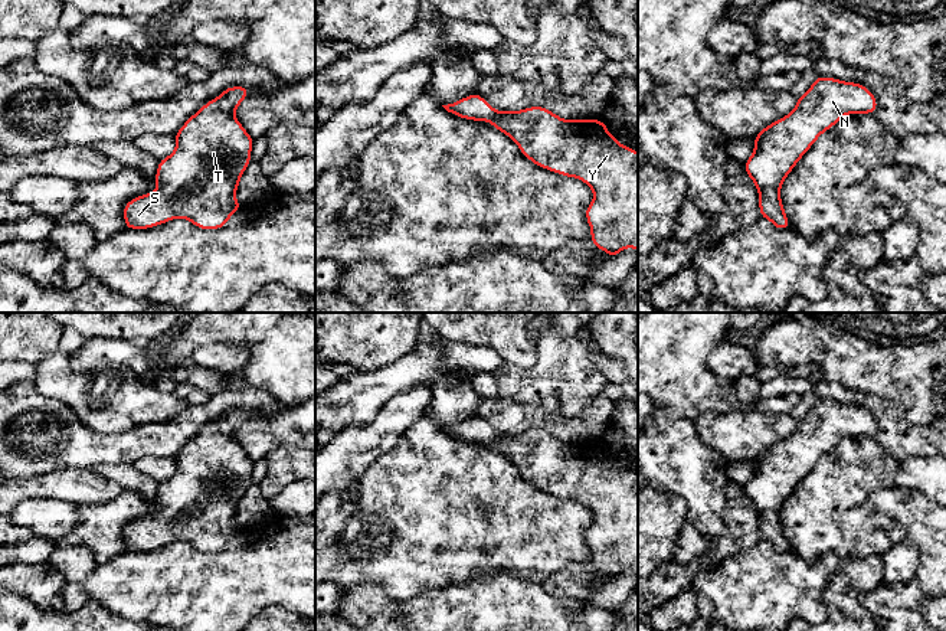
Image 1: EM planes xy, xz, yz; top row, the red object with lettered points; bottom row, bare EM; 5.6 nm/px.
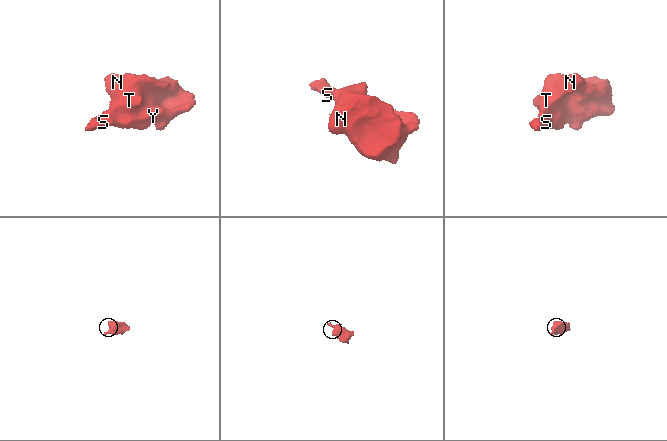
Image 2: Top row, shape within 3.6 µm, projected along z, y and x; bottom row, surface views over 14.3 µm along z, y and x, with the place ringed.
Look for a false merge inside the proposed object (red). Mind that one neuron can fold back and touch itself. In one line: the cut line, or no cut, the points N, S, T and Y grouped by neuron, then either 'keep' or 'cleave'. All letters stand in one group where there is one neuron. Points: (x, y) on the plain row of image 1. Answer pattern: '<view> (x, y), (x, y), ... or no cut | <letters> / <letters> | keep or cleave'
no cut | N S T Y | keep

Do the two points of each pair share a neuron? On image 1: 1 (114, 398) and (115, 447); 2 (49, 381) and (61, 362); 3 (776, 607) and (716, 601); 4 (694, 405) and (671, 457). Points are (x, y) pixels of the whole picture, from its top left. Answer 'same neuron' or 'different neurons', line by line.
1: different neurons
2: same neuron
3: same neuron
4: different neurons

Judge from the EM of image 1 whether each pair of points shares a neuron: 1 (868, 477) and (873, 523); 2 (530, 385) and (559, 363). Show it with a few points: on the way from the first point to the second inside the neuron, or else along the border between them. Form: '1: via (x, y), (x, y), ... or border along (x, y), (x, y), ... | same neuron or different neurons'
1: via (863, 489), (863, 512) | same neuron
2: via (537, 385), (552, 370) | same neuron

